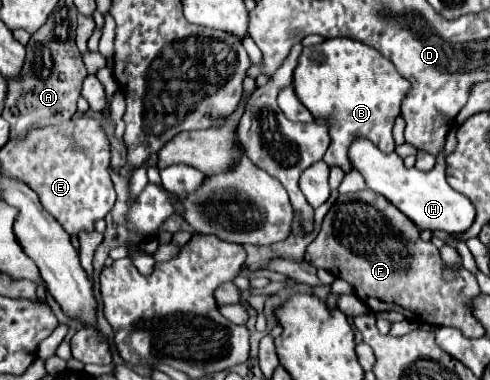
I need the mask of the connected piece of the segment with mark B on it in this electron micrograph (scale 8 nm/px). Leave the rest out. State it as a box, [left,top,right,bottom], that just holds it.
[294,38,412,172]

